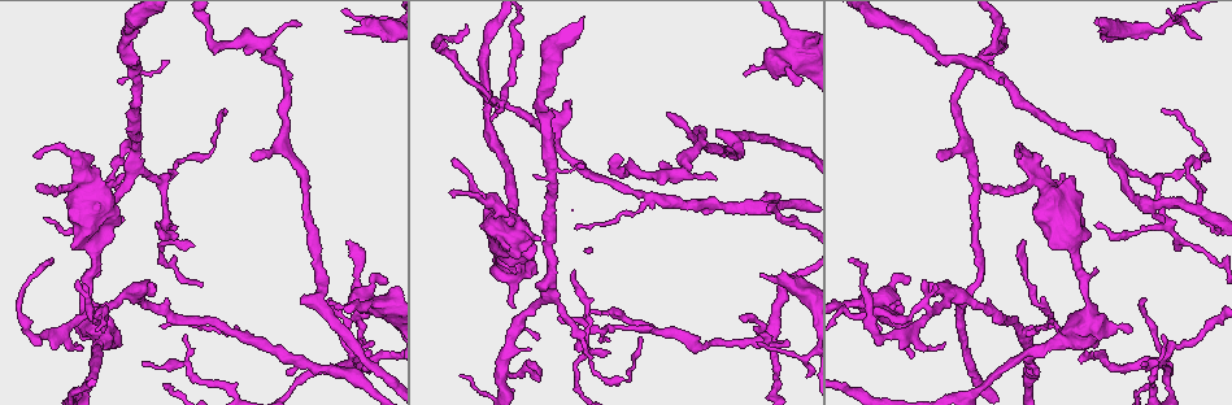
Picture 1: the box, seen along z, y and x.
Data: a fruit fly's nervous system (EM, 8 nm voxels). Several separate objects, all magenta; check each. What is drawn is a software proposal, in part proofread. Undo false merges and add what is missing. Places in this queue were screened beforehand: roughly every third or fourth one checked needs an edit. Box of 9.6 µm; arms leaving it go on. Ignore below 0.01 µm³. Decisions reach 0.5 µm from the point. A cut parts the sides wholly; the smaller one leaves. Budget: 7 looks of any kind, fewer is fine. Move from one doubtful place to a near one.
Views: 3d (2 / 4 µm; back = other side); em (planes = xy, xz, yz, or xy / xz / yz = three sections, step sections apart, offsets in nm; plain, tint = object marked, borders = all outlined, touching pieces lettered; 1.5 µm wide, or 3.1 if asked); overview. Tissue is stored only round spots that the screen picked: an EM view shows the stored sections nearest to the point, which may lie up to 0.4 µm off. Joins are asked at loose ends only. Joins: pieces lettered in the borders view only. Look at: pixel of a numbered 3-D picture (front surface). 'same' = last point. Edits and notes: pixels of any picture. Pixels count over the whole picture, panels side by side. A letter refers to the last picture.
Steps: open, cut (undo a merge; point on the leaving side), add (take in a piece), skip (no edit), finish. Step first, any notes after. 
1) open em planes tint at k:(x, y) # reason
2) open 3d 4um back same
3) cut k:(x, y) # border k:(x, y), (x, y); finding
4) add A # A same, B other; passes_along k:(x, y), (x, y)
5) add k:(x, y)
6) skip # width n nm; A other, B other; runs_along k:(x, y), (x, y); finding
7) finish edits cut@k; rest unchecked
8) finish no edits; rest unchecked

open 3d 4um at 1:(1048, 246) # an open end

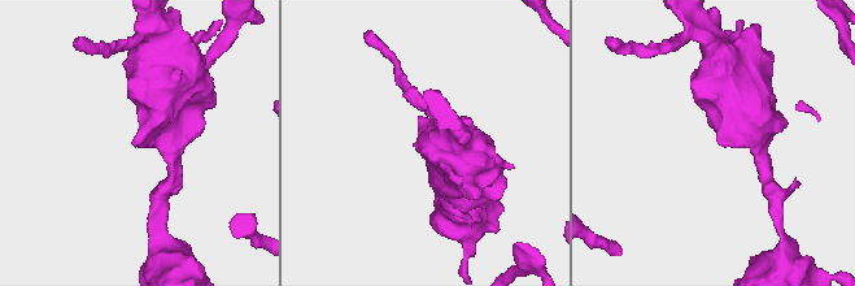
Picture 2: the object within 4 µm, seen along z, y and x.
open em planes plain at 2:(134, 139) # now the EM

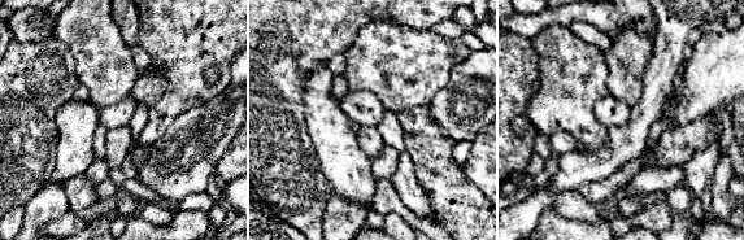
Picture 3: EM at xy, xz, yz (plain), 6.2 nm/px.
open em planes borders same # see the neighbours

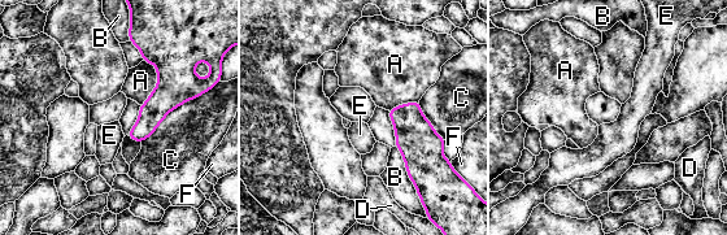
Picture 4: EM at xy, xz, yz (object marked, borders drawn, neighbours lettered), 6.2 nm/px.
skip # A other, B other, C other, D other, E other, F other; border 4:(143, 60), (157, 83), (140, 105); no lettered piece goes on from it

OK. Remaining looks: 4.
open 3d 4um at 1:(448, 192) # branch stops here

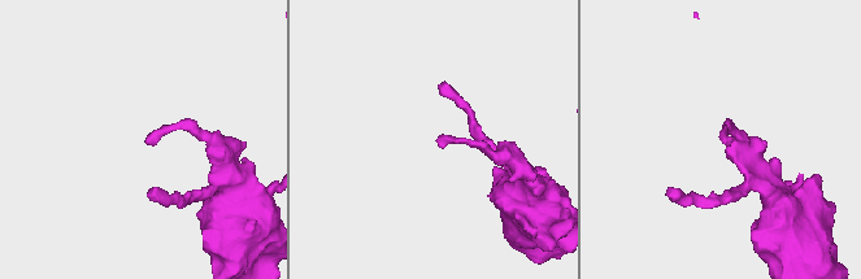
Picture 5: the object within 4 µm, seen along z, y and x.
open em planes borders at 5:(146, 141)

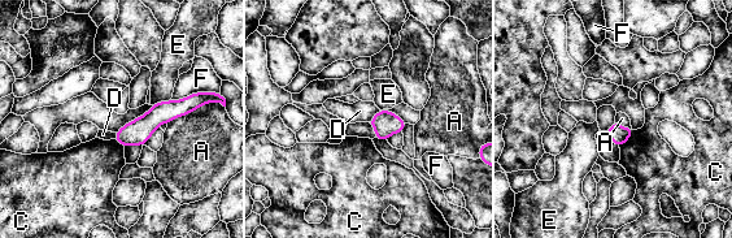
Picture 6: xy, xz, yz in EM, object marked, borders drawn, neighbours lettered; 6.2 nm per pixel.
skip # A other, C other, D other, E other, F other; none of them fits

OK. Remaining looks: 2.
open em planes plain at 1:(89, 306) # looks like a crossing

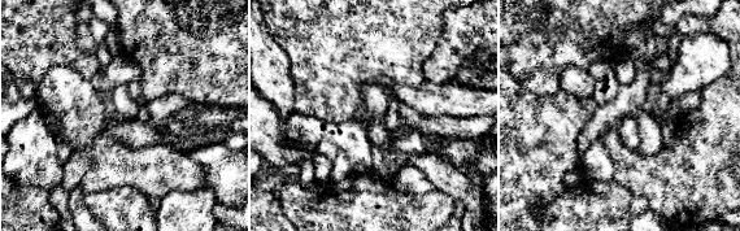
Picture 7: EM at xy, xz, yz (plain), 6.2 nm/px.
open em planes borders same

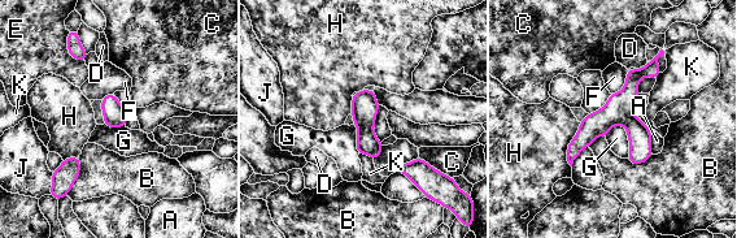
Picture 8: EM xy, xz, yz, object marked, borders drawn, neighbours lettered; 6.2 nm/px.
skip # A other, B other, C other, D other, E other, F other, G other, H other, J other, K other; border 8:(615, 124), (627, 133), (627, 158); continuous, no second neuron

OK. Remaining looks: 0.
finish no edits; rest unchecked

